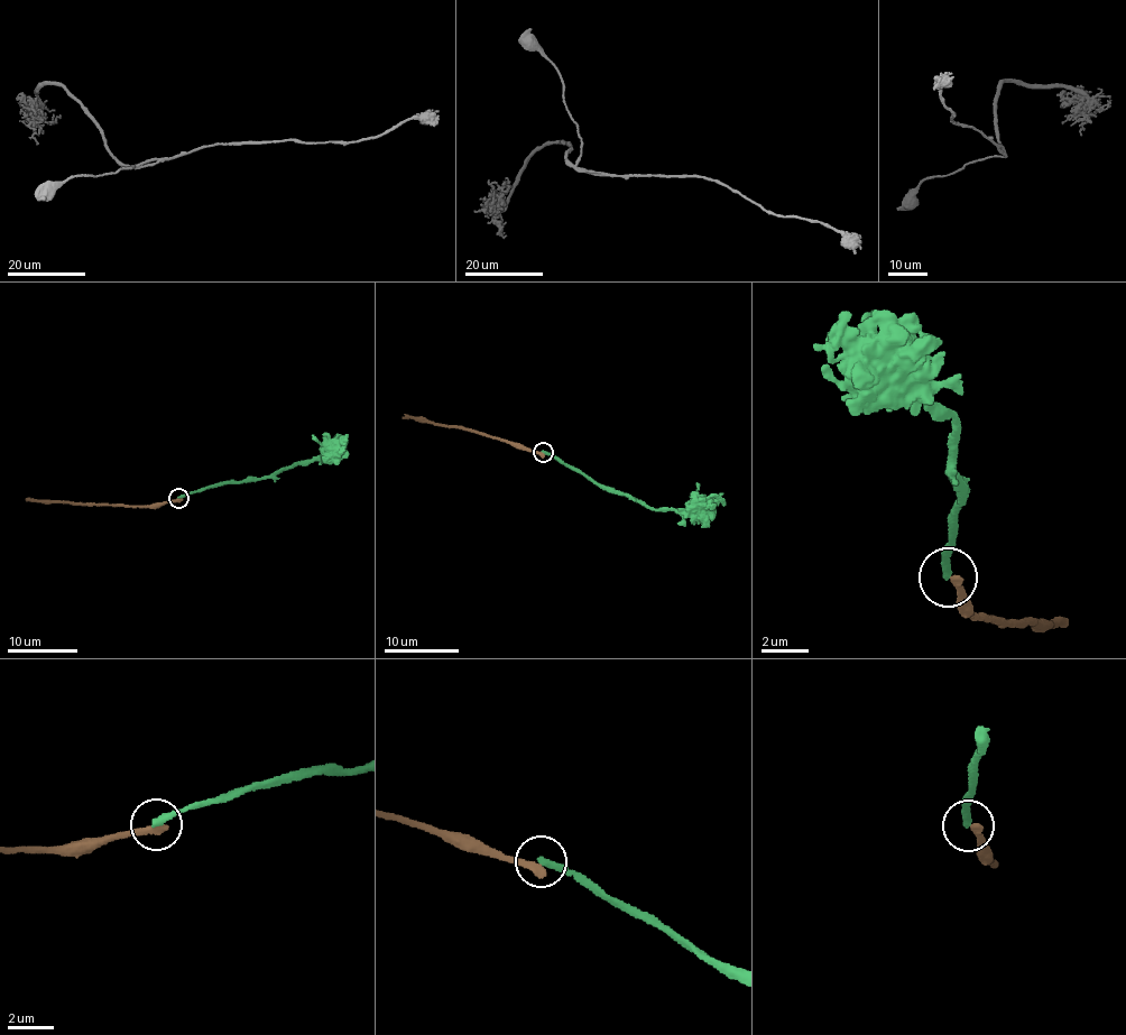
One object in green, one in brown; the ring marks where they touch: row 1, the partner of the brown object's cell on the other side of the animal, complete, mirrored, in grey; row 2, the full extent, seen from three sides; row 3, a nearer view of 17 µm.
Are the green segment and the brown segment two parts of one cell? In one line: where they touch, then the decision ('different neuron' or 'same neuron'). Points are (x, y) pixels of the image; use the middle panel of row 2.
at (543, 452); different neuron

